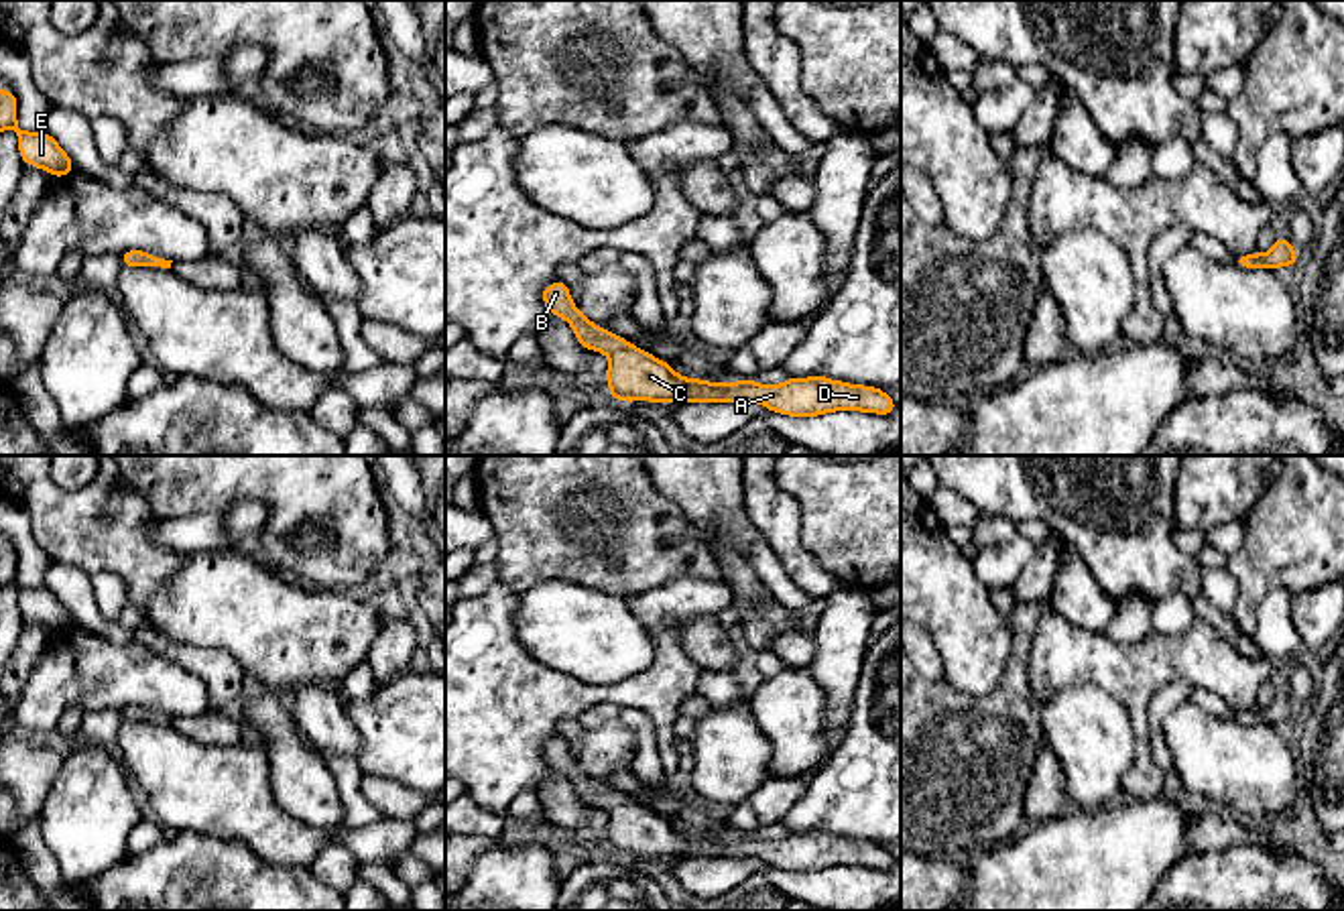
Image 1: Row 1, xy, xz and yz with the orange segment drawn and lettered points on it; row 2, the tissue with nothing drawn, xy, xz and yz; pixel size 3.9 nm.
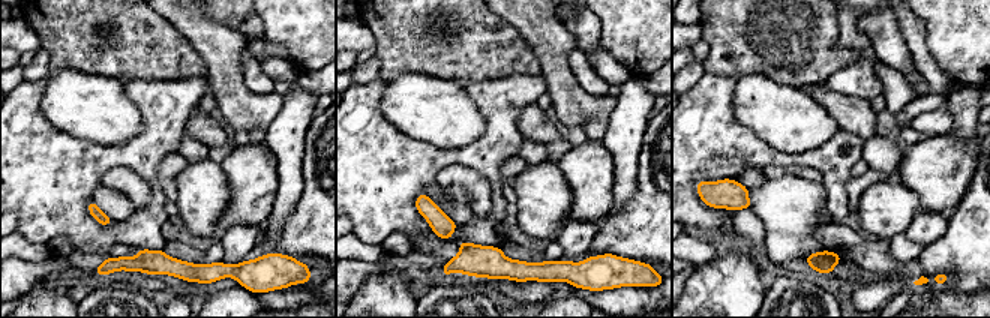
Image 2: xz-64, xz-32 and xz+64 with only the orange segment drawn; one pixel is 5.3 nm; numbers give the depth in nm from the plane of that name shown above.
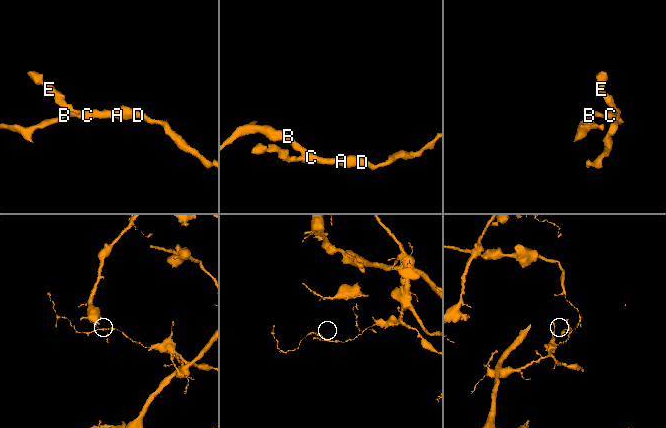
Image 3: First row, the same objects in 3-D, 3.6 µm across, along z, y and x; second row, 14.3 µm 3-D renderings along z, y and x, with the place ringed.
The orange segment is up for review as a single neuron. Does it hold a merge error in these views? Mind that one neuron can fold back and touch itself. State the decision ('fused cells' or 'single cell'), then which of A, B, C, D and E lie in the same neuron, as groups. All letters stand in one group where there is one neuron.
single cell; groups A B C D E

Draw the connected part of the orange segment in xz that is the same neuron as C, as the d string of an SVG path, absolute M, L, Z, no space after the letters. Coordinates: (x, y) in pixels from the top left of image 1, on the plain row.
M551 738L541 748L549 769L563 773L575 795L608 811L606 836L610 854L651 858L760 858L773 868L789 872L817 872L834 866L862 866L891 870L897 858L880 844L830 836L826 832L787 834L767 842L754 836L730 840L679 832L671 819L634 803L628 795L594 781L569 752L565 738Z

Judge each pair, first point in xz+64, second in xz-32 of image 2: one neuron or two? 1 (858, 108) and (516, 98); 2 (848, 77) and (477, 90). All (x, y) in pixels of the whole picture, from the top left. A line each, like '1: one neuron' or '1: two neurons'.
1: two neurons
2: one neuron

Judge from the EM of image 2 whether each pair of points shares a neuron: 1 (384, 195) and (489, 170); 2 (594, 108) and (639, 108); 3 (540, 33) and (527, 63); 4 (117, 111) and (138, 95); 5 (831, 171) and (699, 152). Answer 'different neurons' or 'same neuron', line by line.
1: same neuron
2: different neurons
3: different neurons
4: different neurons
5: same neuron

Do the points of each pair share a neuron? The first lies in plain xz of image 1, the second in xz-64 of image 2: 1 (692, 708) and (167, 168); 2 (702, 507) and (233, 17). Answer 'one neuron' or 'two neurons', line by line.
1: one neuron
2: two neurons

